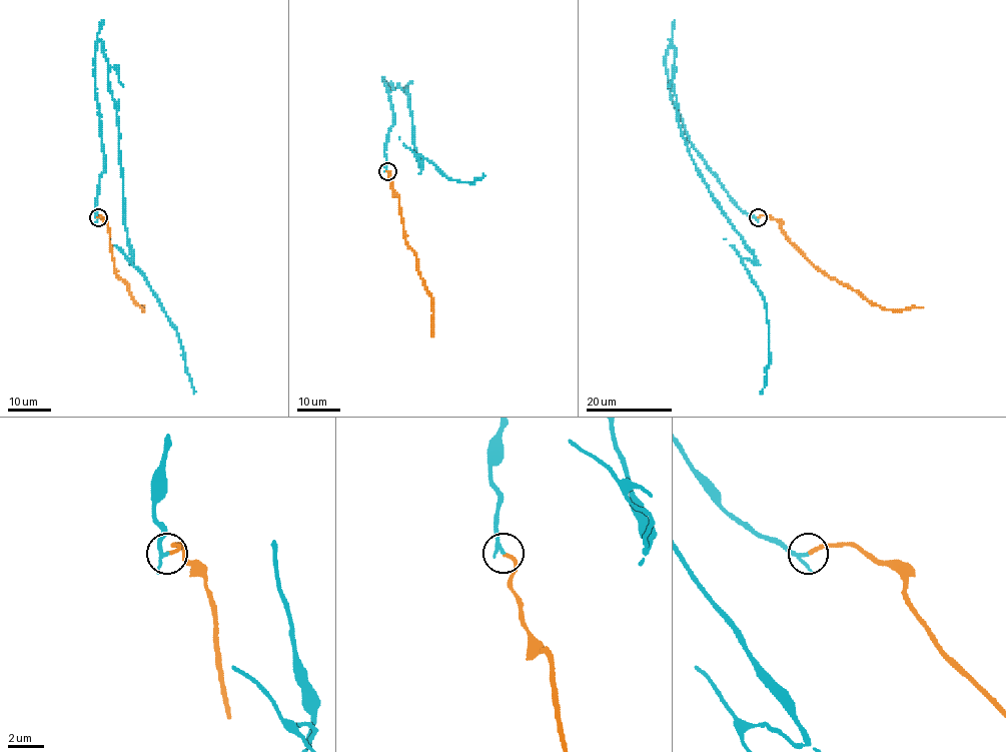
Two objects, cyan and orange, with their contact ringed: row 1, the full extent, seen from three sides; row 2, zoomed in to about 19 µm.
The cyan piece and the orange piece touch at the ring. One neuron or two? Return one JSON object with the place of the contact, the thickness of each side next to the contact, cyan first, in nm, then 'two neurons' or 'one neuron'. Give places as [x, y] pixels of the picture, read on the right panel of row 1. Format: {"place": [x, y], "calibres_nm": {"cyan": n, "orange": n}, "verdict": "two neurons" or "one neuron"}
{"place": [758, 217], "calibres_nm": {"cyan": 150, "orange": 200}, "verdict": "one neuron"}

